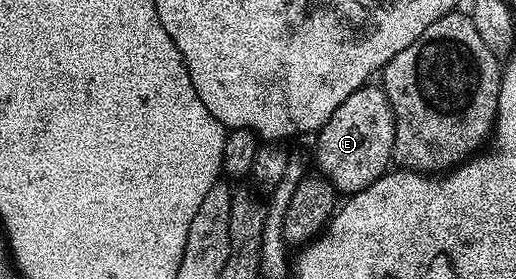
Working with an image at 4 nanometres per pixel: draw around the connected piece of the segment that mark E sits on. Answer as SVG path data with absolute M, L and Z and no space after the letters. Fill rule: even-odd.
M367 84L361 86L348 100L332 112L332 116L322 125L321 130L317 131L318 138L318 170L319 175L329 178L335 191L339 195L349 196L358 194L364 188L372 185L376 179L382 177L391 169L394 157L394 113L390 107L390 101L386 91L378 84Z

